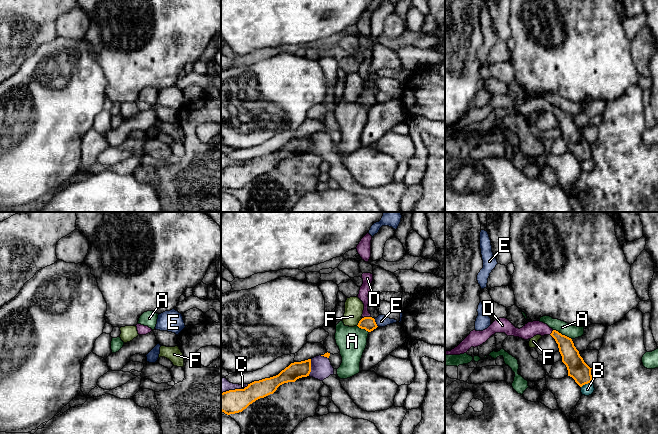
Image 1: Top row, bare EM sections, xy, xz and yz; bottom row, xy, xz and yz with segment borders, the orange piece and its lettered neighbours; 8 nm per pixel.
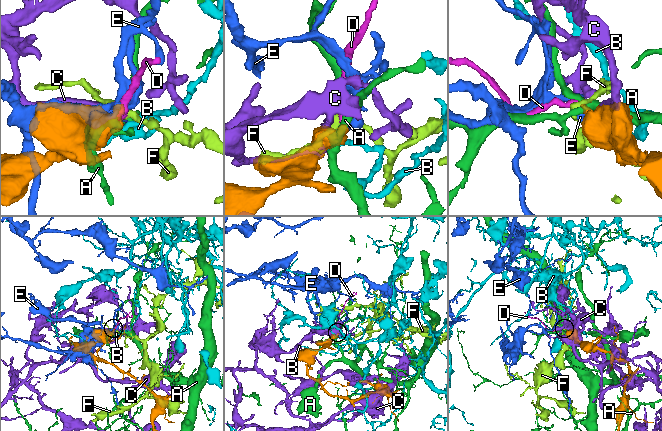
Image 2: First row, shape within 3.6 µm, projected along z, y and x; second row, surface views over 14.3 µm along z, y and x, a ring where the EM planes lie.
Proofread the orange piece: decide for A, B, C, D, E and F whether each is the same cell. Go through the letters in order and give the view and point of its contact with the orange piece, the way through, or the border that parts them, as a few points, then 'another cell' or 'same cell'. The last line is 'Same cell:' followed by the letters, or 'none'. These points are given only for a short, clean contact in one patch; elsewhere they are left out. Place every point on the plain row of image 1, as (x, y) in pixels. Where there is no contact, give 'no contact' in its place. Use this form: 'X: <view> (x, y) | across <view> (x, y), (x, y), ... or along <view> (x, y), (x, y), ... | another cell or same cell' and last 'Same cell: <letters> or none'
A: yz (561, 110) | another cell
B: yz (586, 159) | along yz (591, 157), (581, 163) | another cell
C: xz (310, 143) | another cell
D: xz (366, 93) | across xz (368, 99), (366, 93), (364, 66) | same cell
E: xz (375, 99) | along xz (374, 95), (378, 102) | another cell
F: xz (359, 98) | along xz (362, 94), (356, 101) | another cell
Same cell: D

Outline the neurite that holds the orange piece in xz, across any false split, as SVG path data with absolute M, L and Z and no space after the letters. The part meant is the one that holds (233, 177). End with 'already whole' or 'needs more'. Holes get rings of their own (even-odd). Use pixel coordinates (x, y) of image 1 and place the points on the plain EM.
M311 135L294 138L276 152L254 157L244 165L223 168L221 169L221 187L227 191L242 188L256 176L273 170L280 161L307 153L310 148Z | already whole

